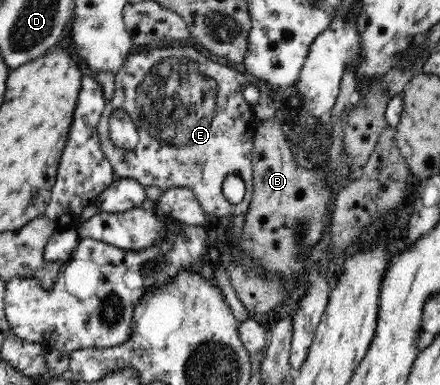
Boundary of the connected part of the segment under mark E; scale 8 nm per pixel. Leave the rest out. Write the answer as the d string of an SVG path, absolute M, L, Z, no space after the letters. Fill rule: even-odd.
M193 43L188 44L174 44L169 46L154 47L153 49L139 49L130 53L127 57L126 63L122 68L122 71L114 76L115 93L113 94L112 100L104 106L104 111L102 112L99 124L98 124L98 135L100 138L101 149L105 153L105 156L109 159L111 166L113 167L113 172L118 177L127 177L137 180L143 186L157 186L161 190L166 191L173 187L190 188L197 197L197 200L201 203L202 209L207 214L213 214L217 218L225 218L226 216L239 215L242 216L248 211L252 192L254 189L253 184L253 163L252 163L252 152L255 148L255 133L258 127L258 120L255 115L251 112L251 104L248 104L243 97L243 90L249 86L247 78L243 76L240 71L234 70L231 67L227 67L223 64L211 61L206 56L207 52ZM115 108L122 108L125 112L129 113L129 116L133 119L135 126L138 130L138 135L140 136L140 142L137 144L135 149L125 150L119 149L119 146L115 145L111 141L110 132L108 129L108 120L110 114L115 111ZM229 174L237 174L246 186L245 197L239 204L231 204L223 194L222 184L226 176Z

